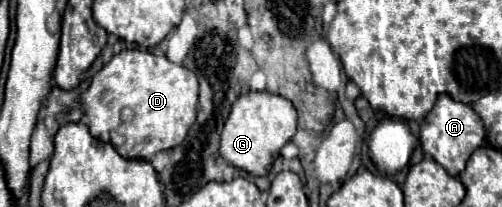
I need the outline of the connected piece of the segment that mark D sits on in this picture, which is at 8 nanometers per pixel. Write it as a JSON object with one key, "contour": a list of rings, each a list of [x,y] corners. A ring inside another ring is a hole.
{"contour":[[[136,48],[122,50],[92,78],[88,90],[80,96],[80,106],[94,138],[108,142],[108,134],[116,130],[126,136],[126,142],[116,148],[120,156],[150,162],[156,152],[184,142],[196,120],[198,78],[184,66],[172,64],[166,56]],[[124,110],[132,112],[132,120],[124,120]]]}

